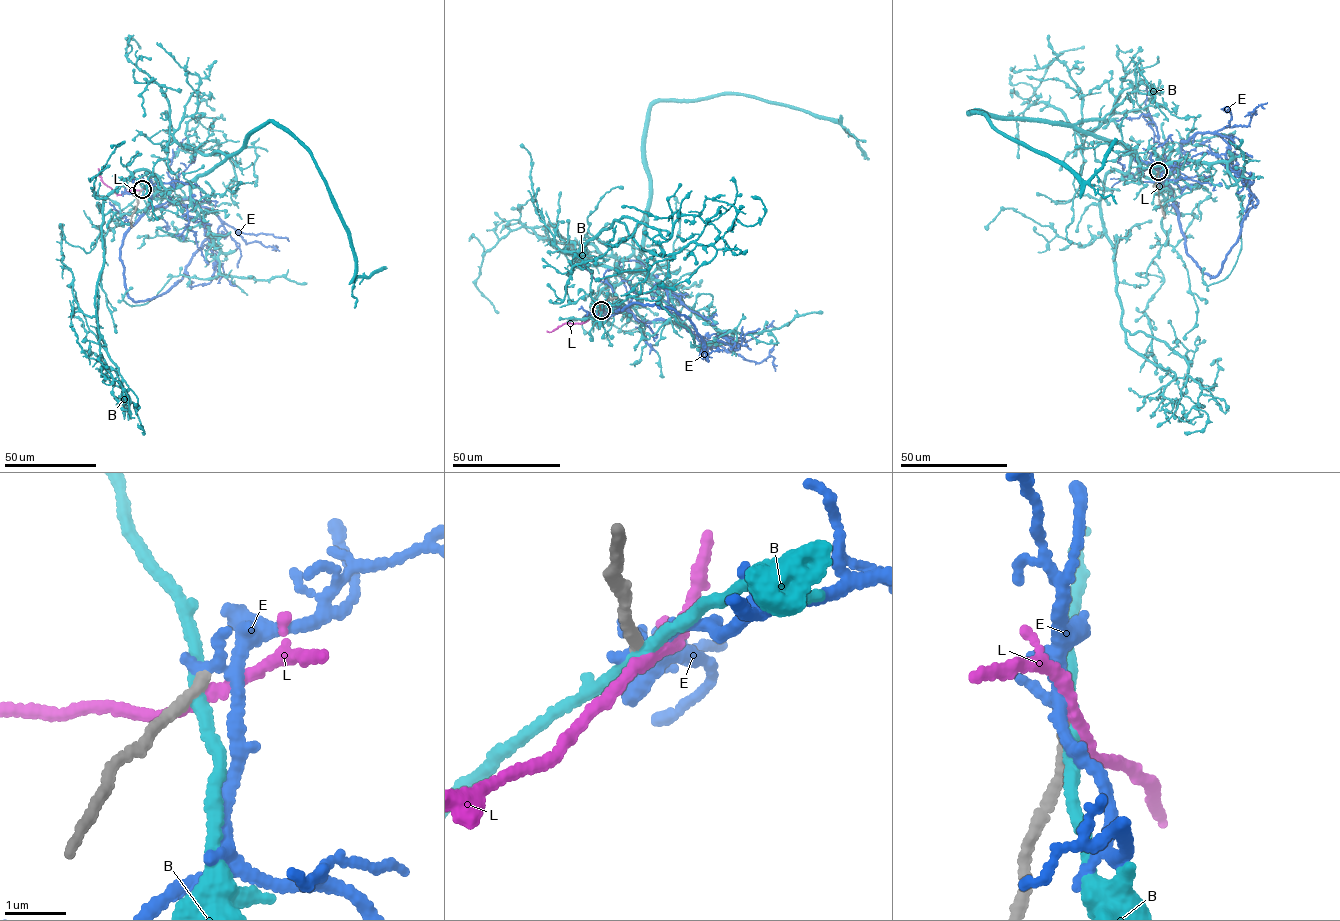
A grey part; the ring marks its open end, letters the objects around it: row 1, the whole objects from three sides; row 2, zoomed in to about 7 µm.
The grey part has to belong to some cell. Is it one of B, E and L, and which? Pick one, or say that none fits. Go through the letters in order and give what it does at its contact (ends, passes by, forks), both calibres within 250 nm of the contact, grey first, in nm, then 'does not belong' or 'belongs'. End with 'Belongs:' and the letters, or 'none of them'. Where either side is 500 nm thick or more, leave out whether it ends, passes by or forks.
B: it passes by; calibres 200 and 180 nm; does not belong
E: it passes by; calibres 190 and 170 nm; does not belong
L: it passes by; calibres 200 and 180 nm; does not belong
Belongs: none of them

